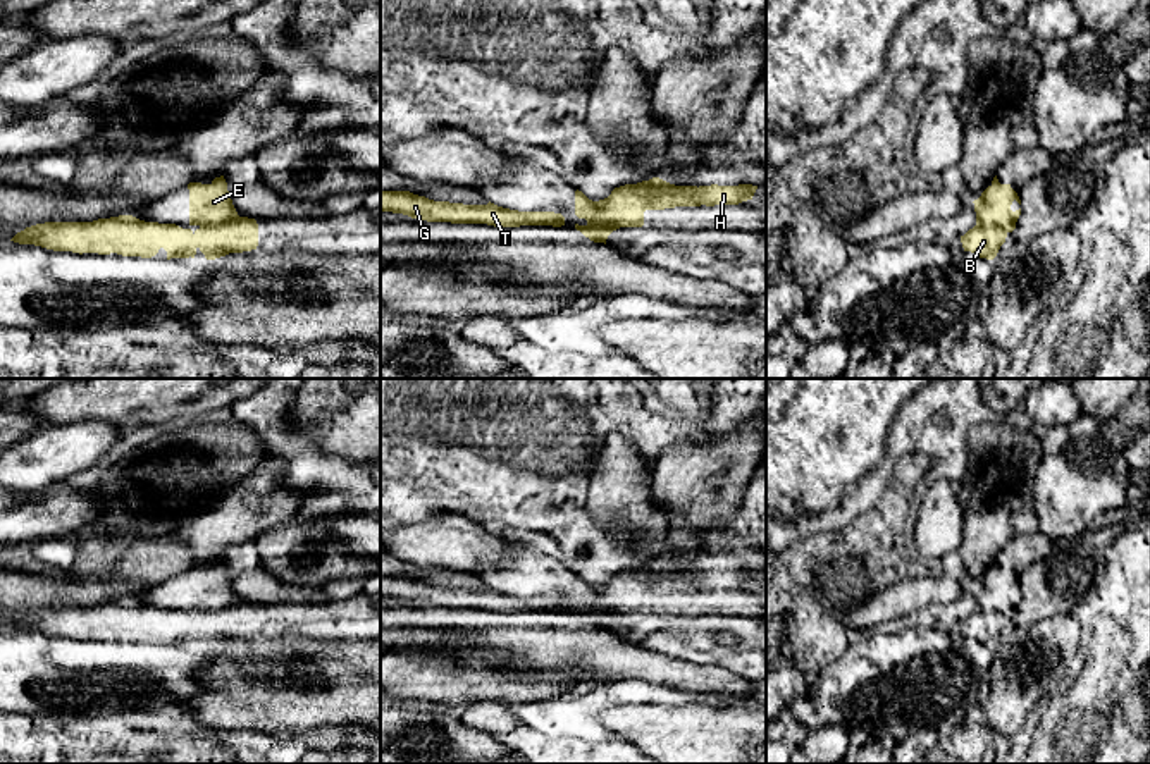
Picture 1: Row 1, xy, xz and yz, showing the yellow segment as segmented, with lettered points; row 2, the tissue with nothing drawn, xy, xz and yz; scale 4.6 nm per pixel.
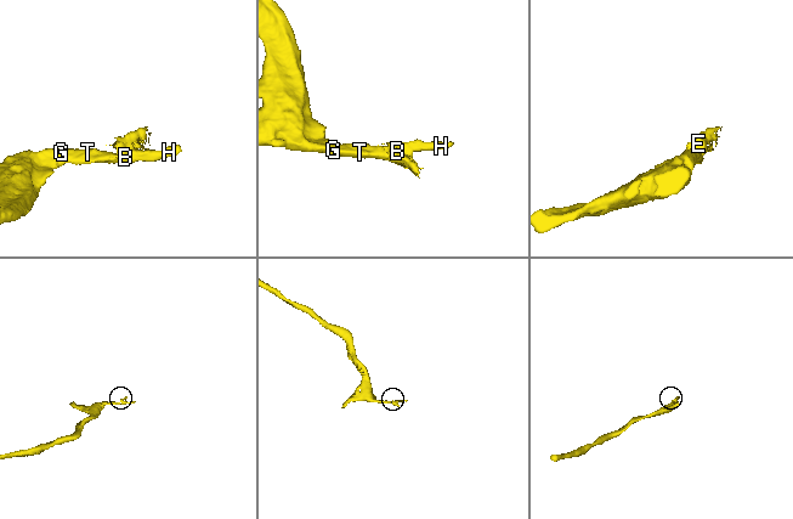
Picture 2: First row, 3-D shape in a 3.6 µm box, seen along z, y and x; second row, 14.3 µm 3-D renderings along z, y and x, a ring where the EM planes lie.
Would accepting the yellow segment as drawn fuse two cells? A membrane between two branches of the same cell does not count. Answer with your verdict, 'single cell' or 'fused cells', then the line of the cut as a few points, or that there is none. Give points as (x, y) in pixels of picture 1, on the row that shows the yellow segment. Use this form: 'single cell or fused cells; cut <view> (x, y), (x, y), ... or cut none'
fused cells; cut xz (593, 202), (596, 210), (594, 221), (610, 224), (615, 229)

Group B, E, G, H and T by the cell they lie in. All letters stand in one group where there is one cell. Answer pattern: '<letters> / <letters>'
B G H T / E

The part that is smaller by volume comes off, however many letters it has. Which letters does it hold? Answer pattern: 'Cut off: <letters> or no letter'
Cut off: E

